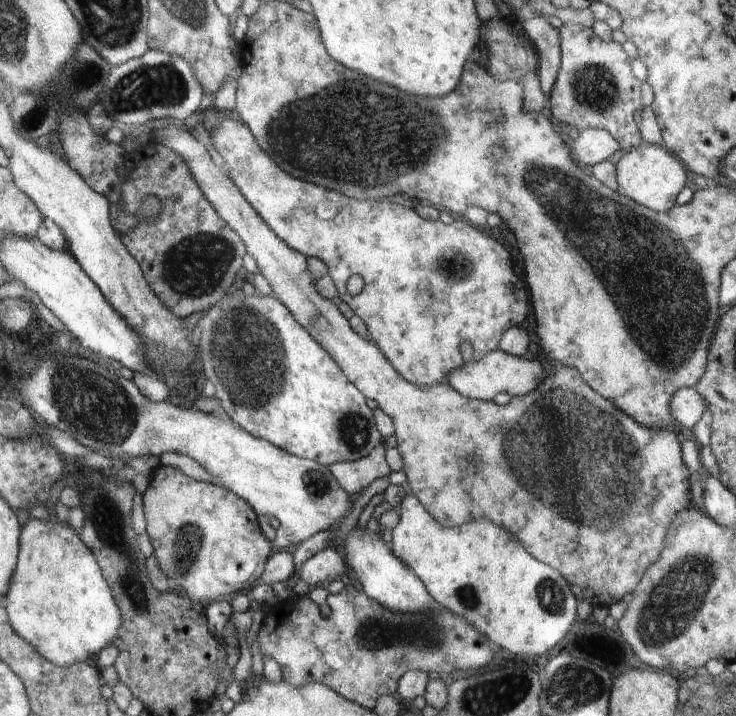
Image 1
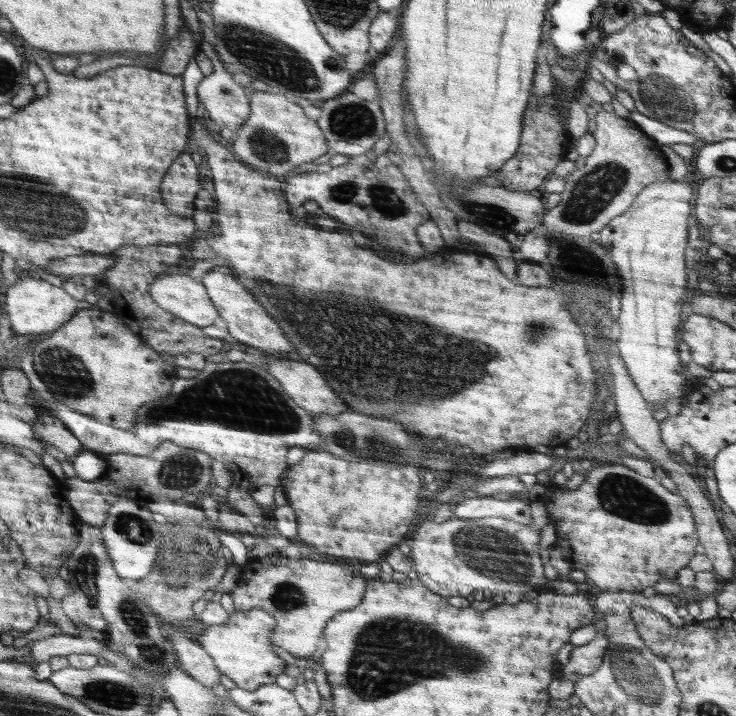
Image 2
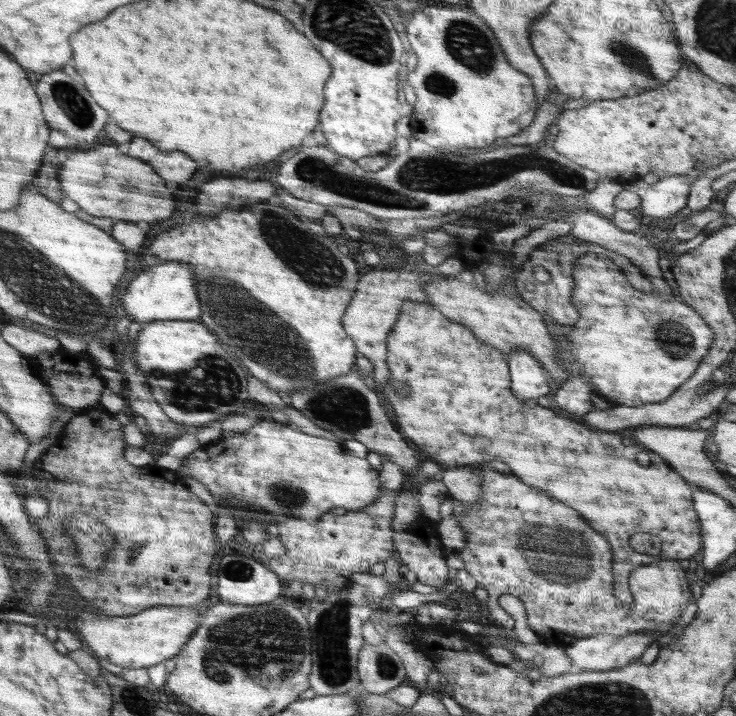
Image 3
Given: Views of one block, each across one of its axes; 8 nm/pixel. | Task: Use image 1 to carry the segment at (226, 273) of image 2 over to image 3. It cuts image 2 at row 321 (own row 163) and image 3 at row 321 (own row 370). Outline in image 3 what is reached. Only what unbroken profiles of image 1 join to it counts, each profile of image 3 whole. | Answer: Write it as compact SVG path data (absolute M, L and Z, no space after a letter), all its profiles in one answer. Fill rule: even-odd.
M407 300L401 306L399 318L393 326L392 333L387 341L389 354L387 362L391 370L391 378L383 386L383 396L389 406L392 416L402 432L410 438L414 434L414 440L422 436L422 442L412 442L416 448L426 452L430 460L444 464L448 468L461 467L462 465L478 464L488 465L498 458L508 465L510 474L516 475L528 486L536 486L544 490L550 498L564 502L566 506L572 506L574 510L580 510L588 522L592 522L594 530L600 530L600 534L608 534L608 542L612 542L612 550L616 550L615 578L616 598L631 605L633 594L631 593L630 577L635 569L650 565L658 560L679 560L696 558L704 552L704 539L701 535L701 520L697 514L693 501L693 484L682 480L676 470L660 458L660 454L652 454L656 462L648 466L644 462L644 446L628 446L624 442L624 434L610 434L608 430L592 430L592 426L584 426L580 417L564 417L557 414L556 410L542 407L536 402L536 398L520 400L511 390L510 364L506 356L497 348L482 342L467 326L456 323L443 312L436 310L430 303L412 302ZM452 360L456 366L450 372L436 374L438 362ZM392 380L397 384L410 386L410 394L401 397L394 387ZM454 438L454 440L450 440ZM608 446L616 446L616 454L608 450ZM468 462L468 464L466 464ZM638 532L650 532L662 540L662 550L655 556L638 554L628 546L630 536ZM620 578L620 580L618 580Z

